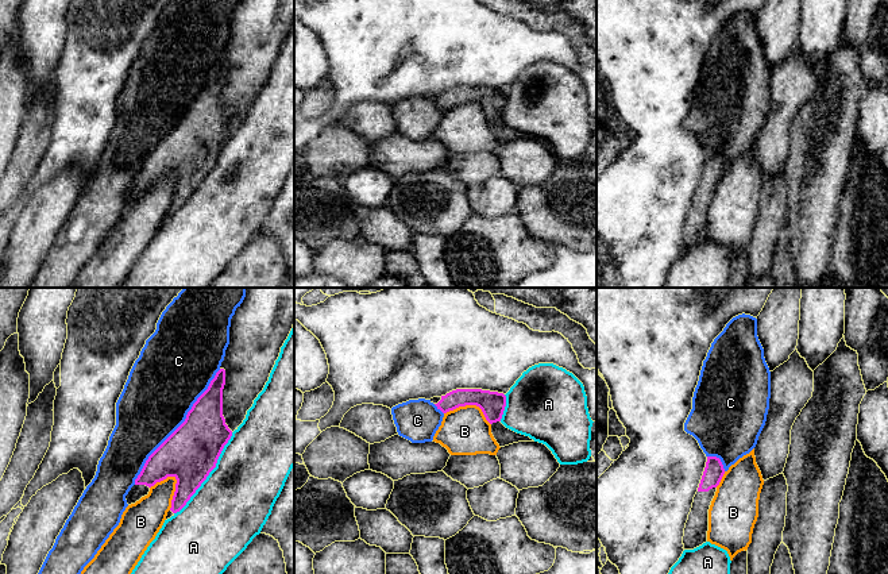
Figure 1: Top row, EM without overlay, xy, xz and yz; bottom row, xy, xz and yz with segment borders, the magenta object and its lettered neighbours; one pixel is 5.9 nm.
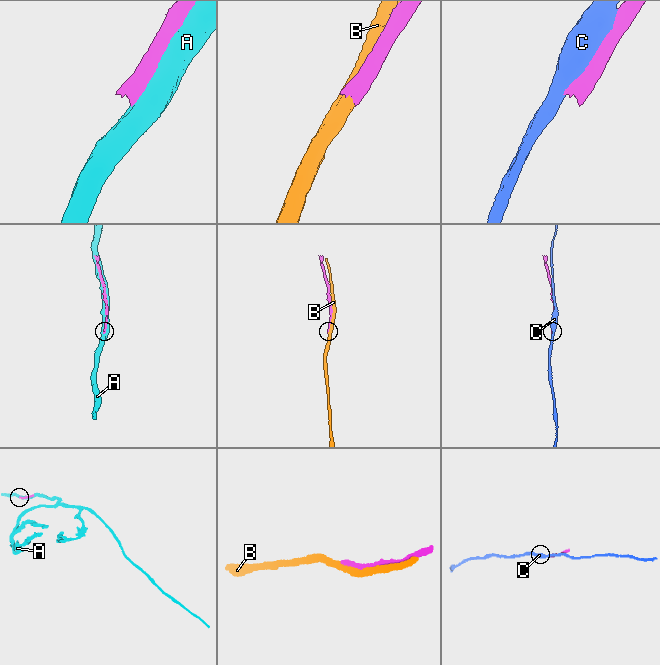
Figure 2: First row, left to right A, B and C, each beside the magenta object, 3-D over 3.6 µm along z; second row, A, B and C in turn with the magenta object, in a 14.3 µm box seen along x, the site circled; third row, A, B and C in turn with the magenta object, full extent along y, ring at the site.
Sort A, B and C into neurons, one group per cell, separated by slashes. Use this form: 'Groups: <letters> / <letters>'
Groups: A / B / C

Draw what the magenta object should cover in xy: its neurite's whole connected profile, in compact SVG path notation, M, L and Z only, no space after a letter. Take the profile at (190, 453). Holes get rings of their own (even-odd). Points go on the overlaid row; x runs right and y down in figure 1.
M220 369L188 412L185 421L148 456L126 496L128 505L147 496L151 486L167 477L174 477L177 484L166 520L186 505L216 467L232 436L223 416L224 385L225 370Z

